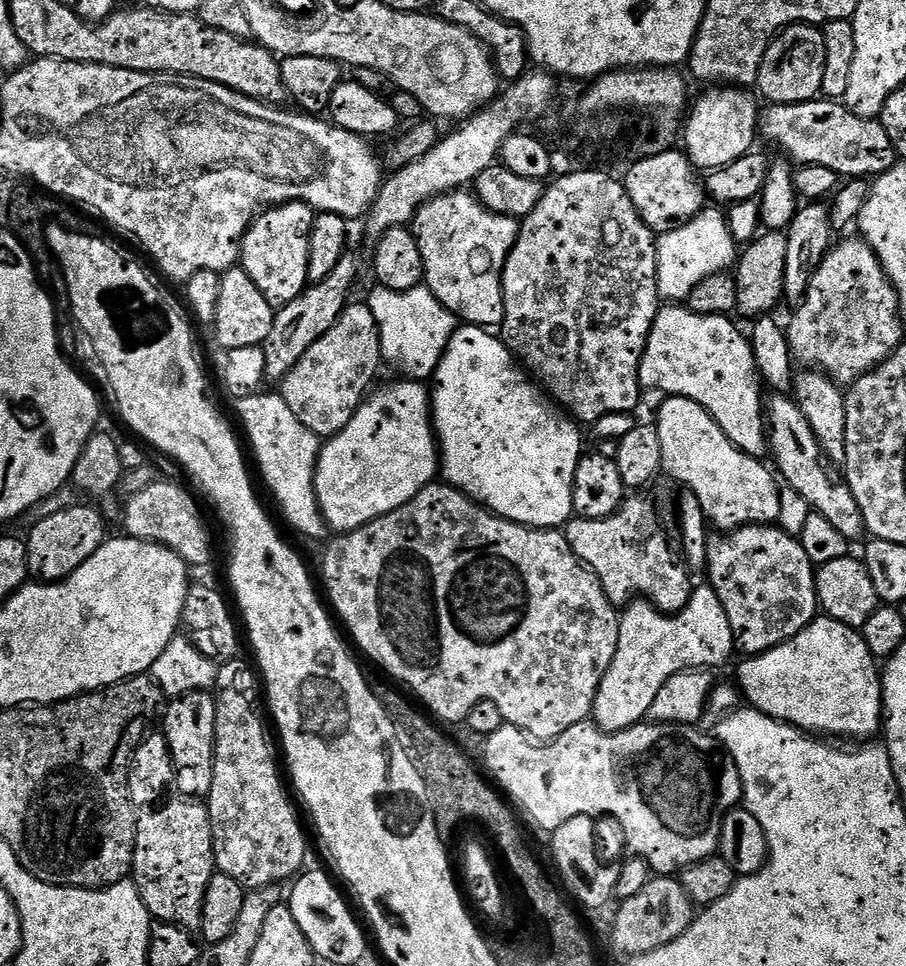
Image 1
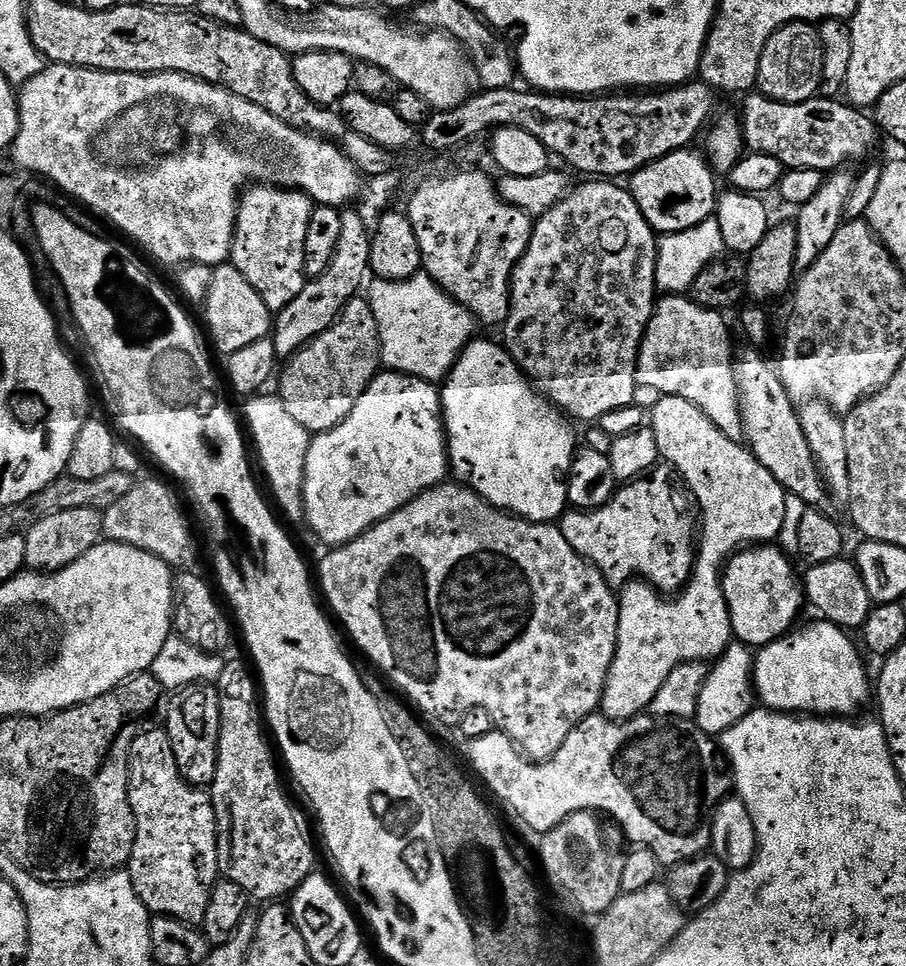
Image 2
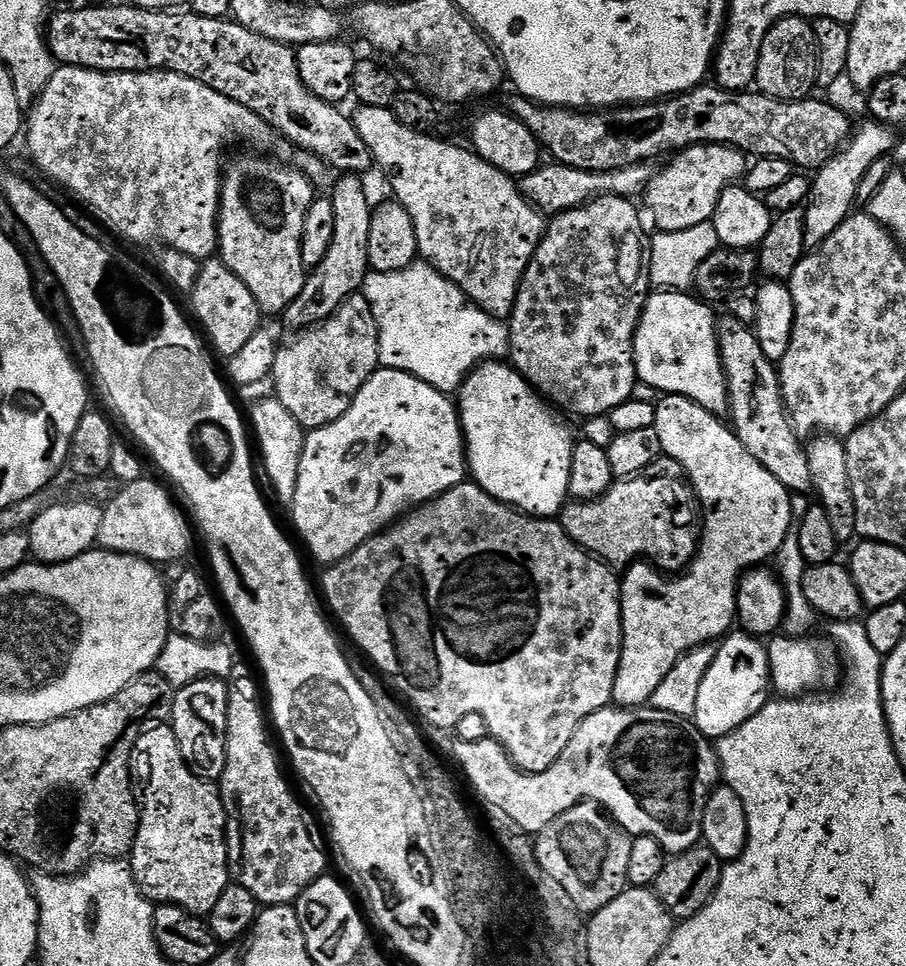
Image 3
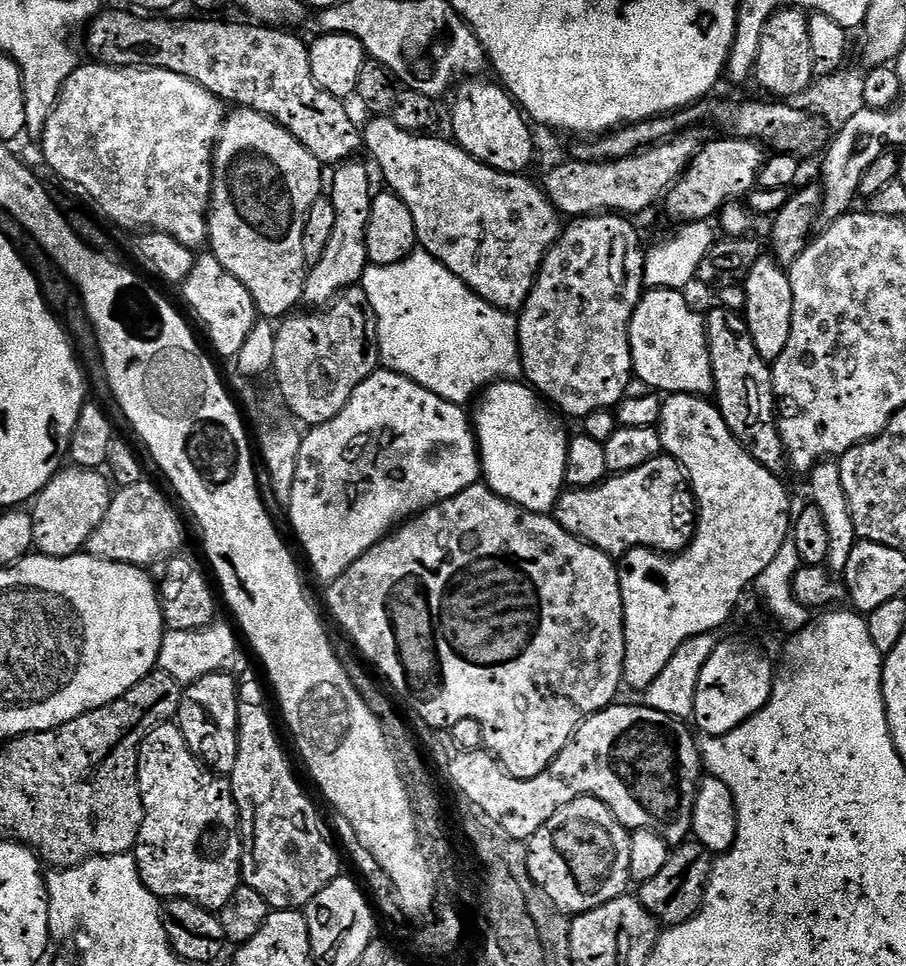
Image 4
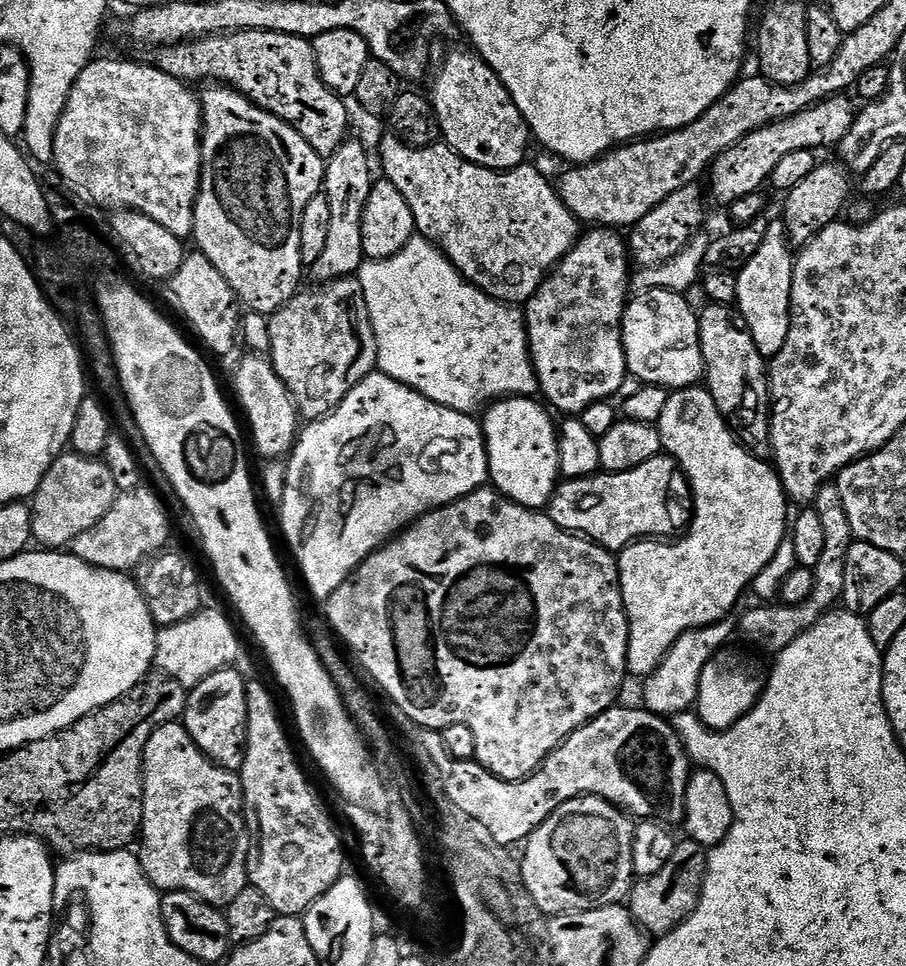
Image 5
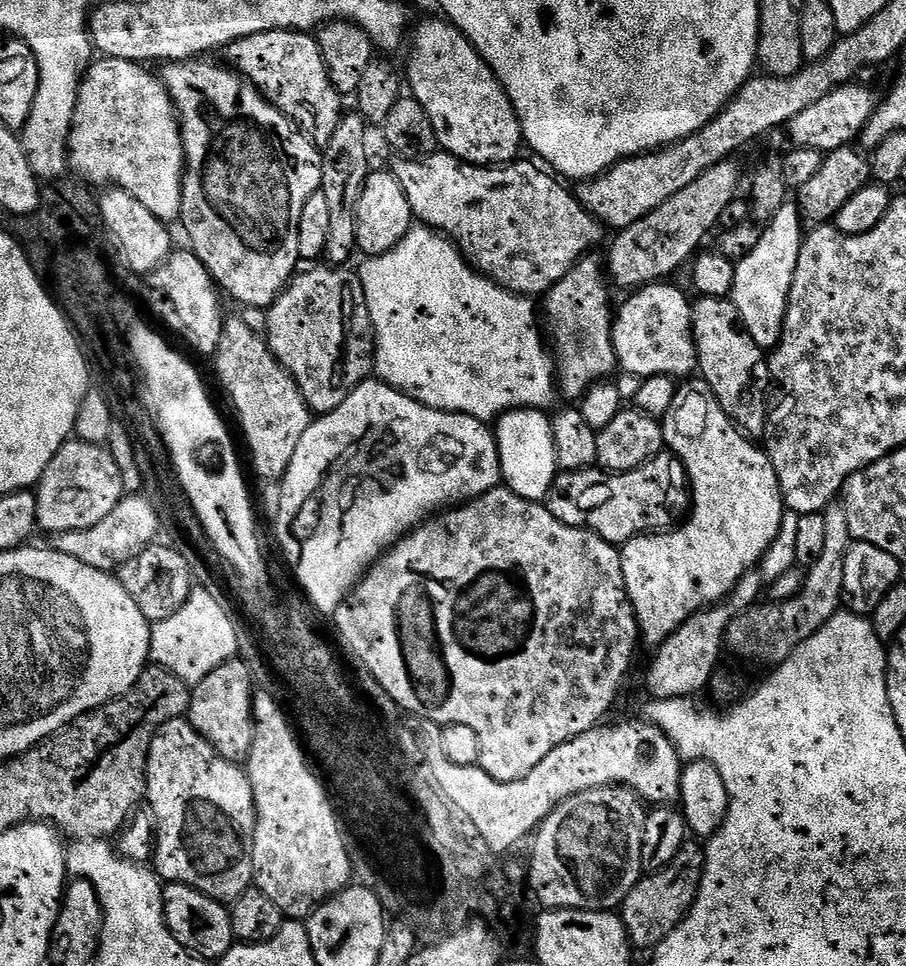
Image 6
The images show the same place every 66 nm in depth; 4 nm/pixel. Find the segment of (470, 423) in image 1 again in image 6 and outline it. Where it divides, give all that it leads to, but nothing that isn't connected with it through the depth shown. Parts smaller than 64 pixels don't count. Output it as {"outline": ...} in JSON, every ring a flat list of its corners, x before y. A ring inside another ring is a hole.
{"outline":[[515,408,495,421,494,435,503,483,522,498,547,501,550,486,558,475,551,419,539,408]]}

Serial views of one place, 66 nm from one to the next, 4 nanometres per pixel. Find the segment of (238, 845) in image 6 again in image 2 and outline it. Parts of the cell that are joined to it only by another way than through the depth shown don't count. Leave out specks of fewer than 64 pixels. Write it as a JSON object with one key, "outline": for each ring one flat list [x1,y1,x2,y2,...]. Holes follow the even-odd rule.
{"outline":[[156,727,141,731,128,755,128,797,132,813,136,815,136,841,126,871,134,882,138,898,148,907,149,913,178,918,187,924,200,926,206,918,206,906,210,906,210,894,217,880,221,879,218,866,220,839,216,833,216,811,211,795,205,789,187,784,182,778,178,762,174,758,174,746,170,746,167,731,163,727]]}

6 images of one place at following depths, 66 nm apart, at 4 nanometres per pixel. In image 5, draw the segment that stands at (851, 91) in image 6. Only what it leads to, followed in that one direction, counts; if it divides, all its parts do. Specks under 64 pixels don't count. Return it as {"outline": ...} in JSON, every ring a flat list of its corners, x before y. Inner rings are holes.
{"outline":[[847,95,832,96,828,100,823,100,821,104,812,104,806,110,802,110,798,114,794,114,790,118,782,118,776,120,773,124,767,124,765,128,754,130,742,142,738,142,730,150,726,150,719,156,710,167,710,177,712,176,712,192,710,188,710,196,724,206,730,206,738,198,746,198,746,194,754,194,761,191,765,185,772,179,772,171,774,166,778,166,778,162,782,162,782,158,786,158,786,154,794,154,794,150,821,150,820,148,828,148,831,146,839,146,842,138,846,138,846,134,850,130,850,126,854,122,858,108,848,101]]}

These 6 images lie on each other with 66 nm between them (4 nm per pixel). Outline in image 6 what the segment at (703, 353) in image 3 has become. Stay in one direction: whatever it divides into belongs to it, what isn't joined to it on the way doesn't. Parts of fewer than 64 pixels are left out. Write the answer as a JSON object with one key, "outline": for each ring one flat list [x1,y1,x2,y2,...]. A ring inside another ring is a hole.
{"outline":[[672,282,648,284,633,291,615,313,612,341,617,365,623,371,641,377,671,376,681,378,697,371,696,339,692,333,692,304]]}

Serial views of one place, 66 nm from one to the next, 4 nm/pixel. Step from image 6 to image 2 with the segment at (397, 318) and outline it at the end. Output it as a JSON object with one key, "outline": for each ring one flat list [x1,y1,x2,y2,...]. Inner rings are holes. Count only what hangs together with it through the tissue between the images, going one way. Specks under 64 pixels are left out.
{"outline":[[417,274,408,280,373,279,367,285,366,299,378,322,380,359,389,372,400,372,403,376,413,376,429,382,443,381,456,365,460,352,473,339,474,321,471,314,459,302,449,298,426,274]]}

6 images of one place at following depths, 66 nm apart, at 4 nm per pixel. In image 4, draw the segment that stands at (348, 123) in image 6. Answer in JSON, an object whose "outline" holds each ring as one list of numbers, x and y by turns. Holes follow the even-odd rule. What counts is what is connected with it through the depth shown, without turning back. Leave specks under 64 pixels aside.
{"outline":[[353,158,333,171,336,173,332,176,330,195,334,202,334,230,326,245,326,254,307,269,304,277,303,303,312,310,327,308,343,289,357,287,364,279,364,271,370,267,366,254,366,226,370,222,374,187,368,173,369,165,358,161]]}

